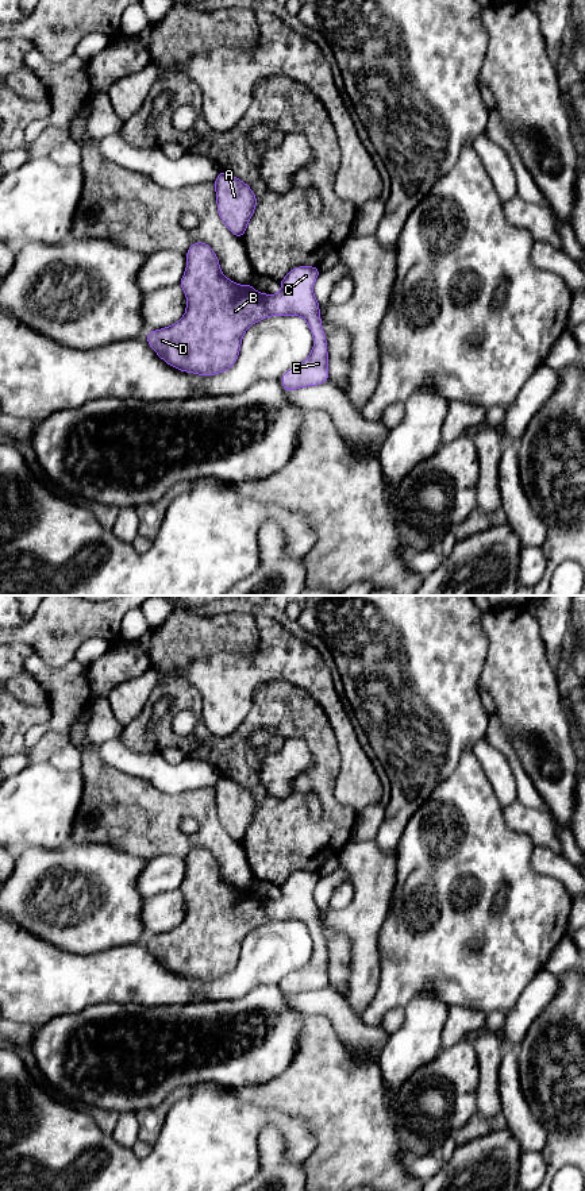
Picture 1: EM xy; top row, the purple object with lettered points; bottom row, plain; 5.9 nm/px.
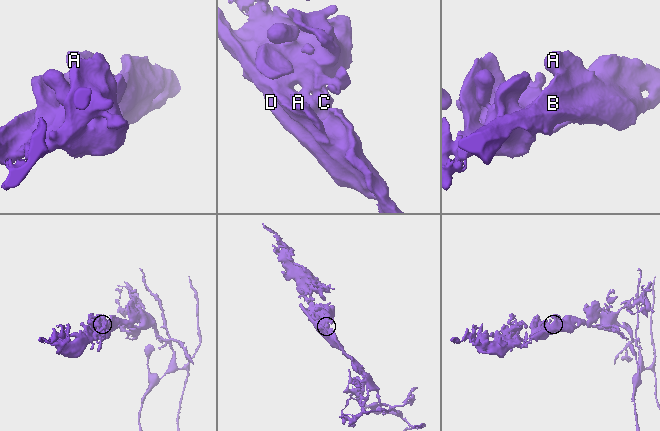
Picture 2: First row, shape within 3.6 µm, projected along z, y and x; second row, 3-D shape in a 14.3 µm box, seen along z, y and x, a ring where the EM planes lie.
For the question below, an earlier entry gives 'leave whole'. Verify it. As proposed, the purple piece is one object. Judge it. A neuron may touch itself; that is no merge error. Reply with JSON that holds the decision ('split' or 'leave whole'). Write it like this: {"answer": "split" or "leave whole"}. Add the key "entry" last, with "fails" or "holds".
{"answer": "leave whole", "entry": "holds"}

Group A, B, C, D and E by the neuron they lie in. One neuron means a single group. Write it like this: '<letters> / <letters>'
A B C D E

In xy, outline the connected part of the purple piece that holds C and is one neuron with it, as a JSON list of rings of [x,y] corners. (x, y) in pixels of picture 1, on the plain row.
[[[196,847],[188,853],[186,874],[180,886],[186,901],[185,920],[173,930],[150,936],[146,944],[168,970],[181,976],[211,982],[235,970],[240,947],[250,930],[269,921],[296,920],[309,930],[315,951],[304,967],[282,979],[281,991],[285,997],[317,991],[328,986],[327,944],[322,933],[320,909],[313,901],[313,890],[319,879],[319,872],[299,871],[280,886],[278,899],[258,898],[251,889],[239,890],[228,884],[220,876],[219,863],[213,855],[204,847]]]

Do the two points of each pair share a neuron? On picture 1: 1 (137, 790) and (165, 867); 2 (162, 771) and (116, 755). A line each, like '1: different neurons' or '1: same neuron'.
1: different neurons
2: same neuron

